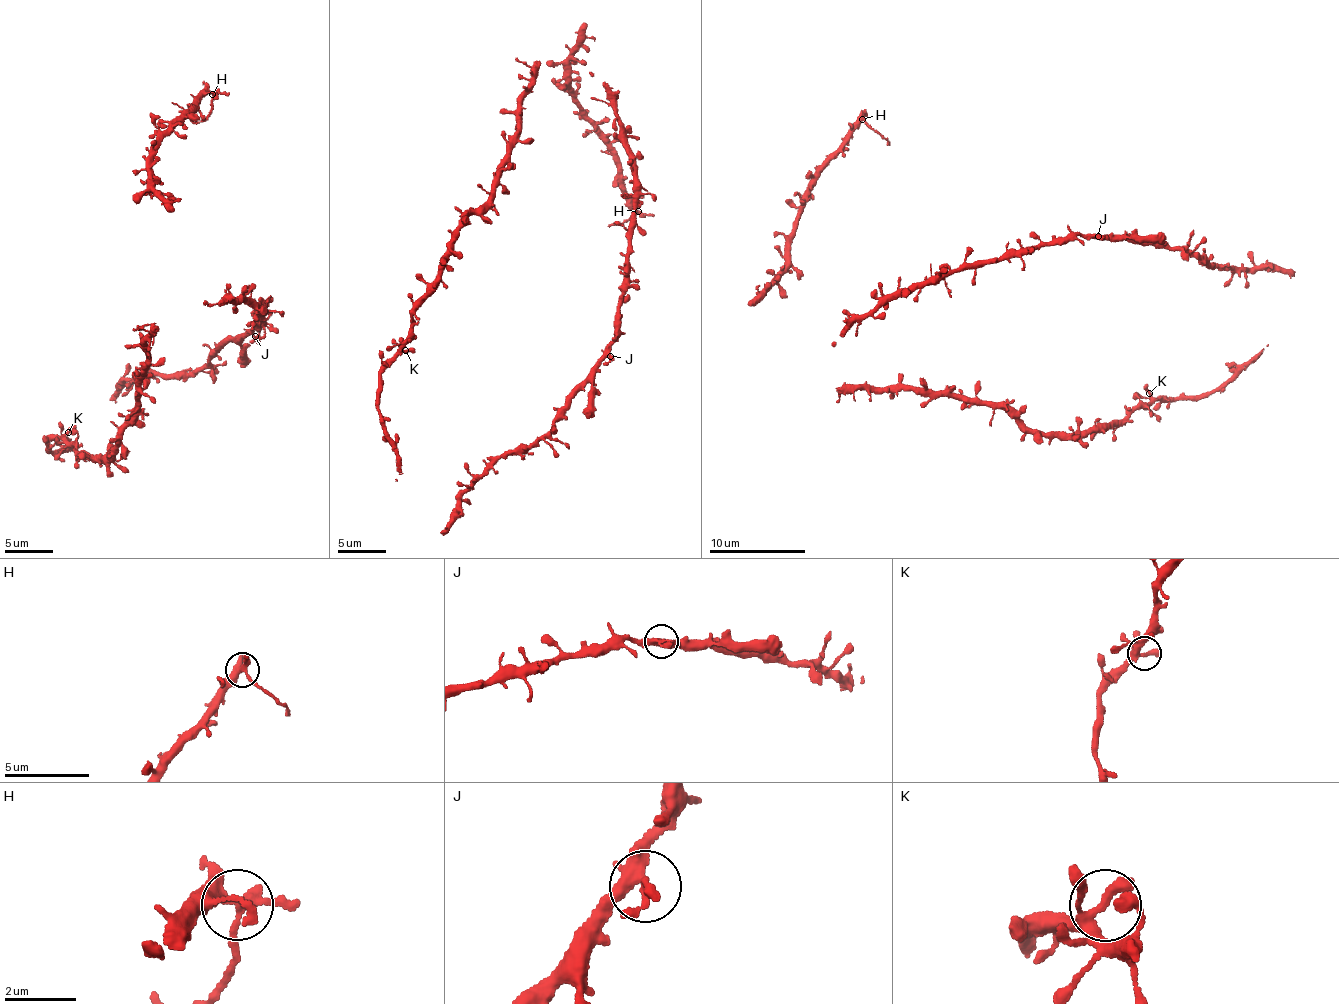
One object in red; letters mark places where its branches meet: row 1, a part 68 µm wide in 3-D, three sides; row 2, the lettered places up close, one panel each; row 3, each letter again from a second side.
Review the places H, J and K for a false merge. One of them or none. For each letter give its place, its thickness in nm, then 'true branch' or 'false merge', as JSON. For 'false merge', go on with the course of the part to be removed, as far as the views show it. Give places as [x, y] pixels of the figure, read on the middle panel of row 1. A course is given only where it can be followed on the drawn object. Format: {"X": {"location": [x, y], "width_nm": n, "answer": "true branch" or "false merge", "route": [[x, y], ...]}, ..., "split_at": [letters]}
{"H": {"location": [638, 211], "width_nm": 300, "answer": "false merge", "route": [[637, 211], [622, 222], [609, 225]]}, "J": {"location": [610, 356], "width_nm": 240, "answer": "true branch"}, "K": {"location": [405, 350], "width_nm": 280, "answer": "true branch"}, "split_at": ["H"]}

